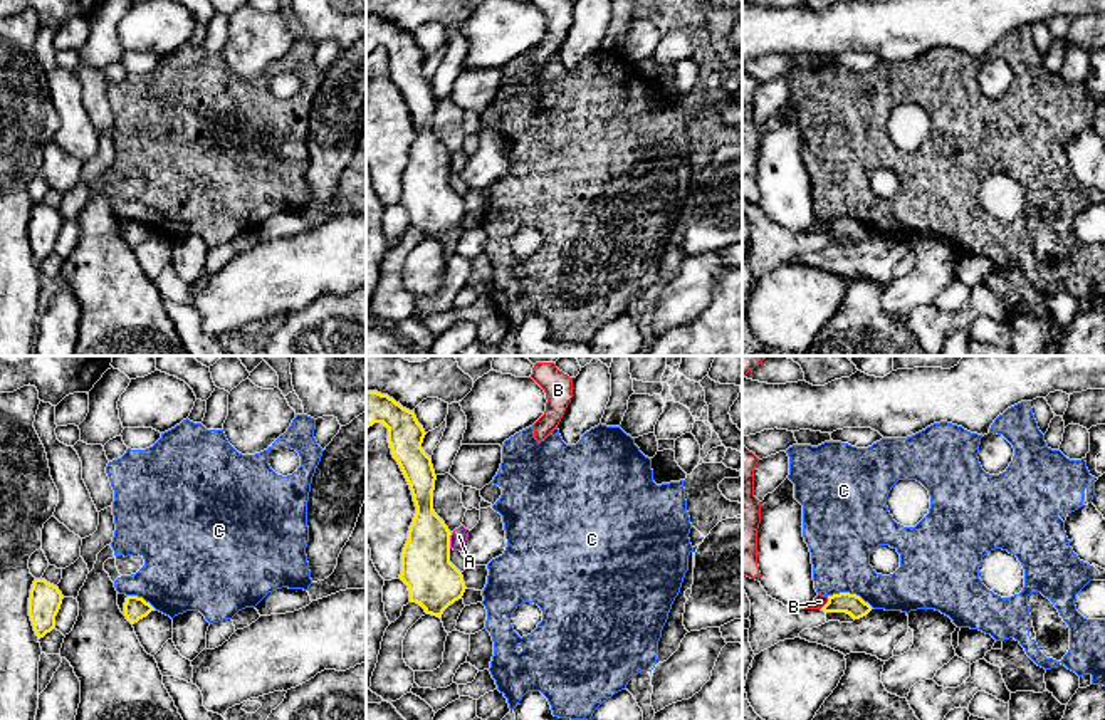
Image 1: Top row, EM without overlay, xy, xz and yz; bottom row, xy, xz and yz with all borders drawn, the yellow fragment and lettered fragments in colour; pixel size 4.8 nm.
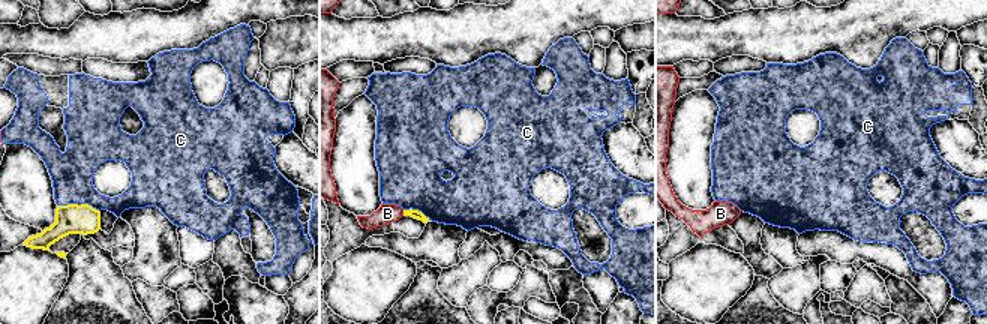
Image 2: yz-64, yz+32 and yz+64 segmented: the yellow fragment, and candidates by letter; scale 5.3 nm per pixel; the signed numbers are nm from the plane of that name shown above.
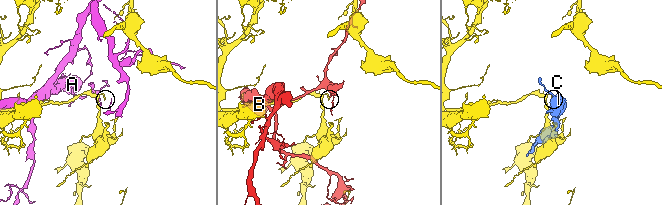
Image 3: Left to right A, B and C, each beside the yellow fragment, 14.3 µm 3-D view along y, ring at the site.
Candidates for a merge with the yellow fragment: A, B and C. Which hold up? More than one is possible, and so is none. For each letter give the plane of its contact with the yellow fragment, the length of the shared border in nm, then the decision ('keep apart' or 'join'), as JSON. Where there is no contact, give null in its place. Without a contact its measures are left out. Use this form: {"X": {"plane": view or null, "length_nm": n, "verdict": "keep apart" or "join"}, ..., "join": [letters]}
{"A": {"plane": "xz", "length_nm": 80, "verdict": "keep apart"}, "B": {"plane": "yz", "length_nm": 80, "verdict": "keep apart"}, "C": {"plane": "yz", "length_nm": 220, "verdict": "keep apart"}, "join": []}

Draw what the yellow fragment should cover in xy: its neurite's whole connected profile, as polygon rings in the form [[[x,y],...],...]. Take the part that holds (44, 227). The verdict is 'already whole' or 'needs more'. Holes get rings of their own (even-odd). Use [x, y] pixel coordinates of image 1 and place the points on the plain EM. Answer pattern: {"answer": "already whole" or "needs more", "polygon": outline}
{"answer": "already whole", "polygon": [[[35,203],[29,222],[29,240],[35,258],[44,262],[55,252],[55,240],[62,228],[62,217],[45,203]]]}

